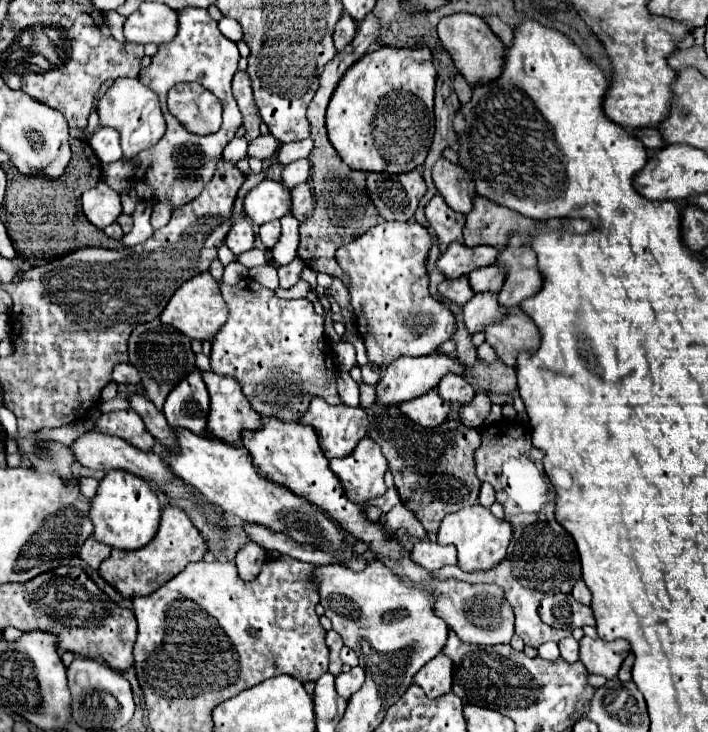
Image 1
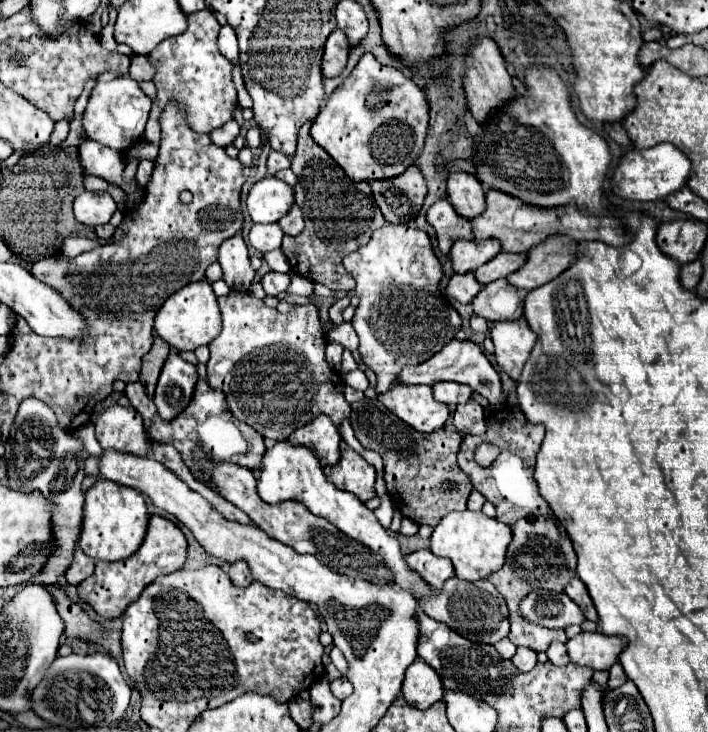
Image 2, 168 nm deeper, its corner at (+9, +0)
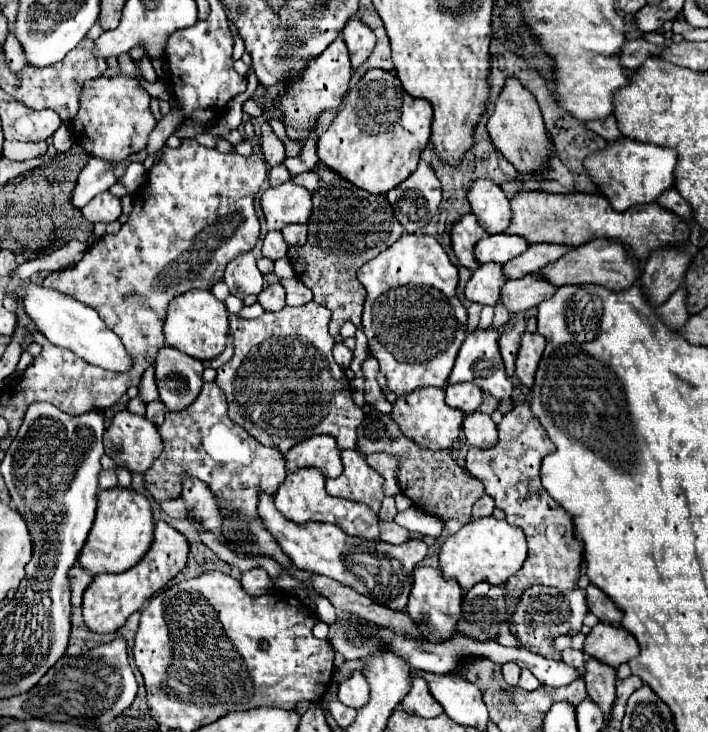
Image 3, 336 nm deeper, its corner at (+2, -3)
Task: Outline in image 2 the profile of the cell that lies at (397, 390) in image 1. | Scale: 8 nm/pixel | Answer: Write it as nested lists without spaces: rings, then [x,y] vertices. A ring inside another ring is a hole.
[[[454,338],[438,354],[434,354],[430,360],[426,360],[426,364],[406,366],[402,370],[398,382],[400,384],[428,384],[428,386],[434,386],[438,382],[458,382],[458,384],[466,384],[474,392],[482,394],[490,402],[490,406],[500,406],[506,402],[506,396],[502,390],[502,380],[500,380],[498,372],[494,370],[494,366],[490,364],[490,360],[482,352],[482,348],[470,340],[456,340]]]

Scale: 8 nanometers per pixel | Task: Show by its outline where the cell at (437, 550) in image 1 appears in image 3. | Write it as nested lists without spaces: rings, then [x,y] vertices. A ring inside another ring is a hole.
[[[417,567],[413,571],[413,589],[407,603],[407,613],[421,627],[421,635],[429,641],[445,641],[455,633],[457,619],[461,617],[461,595],[463,589],[455,579],[445,579],[435,567]]]

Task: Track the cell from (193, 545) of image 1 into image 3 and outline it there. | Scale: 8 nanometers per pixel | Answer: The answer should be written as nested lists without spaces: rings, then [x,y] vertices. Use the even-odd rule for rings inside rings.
[[[159,521],[155,525],[155,539],[147,555],[127,569],[125,573],[103,573],[93,579],[93,583],[85,589],[83,595],[83,619],[85,625],[95,633],[115,633],[125,625],[131,613],[139,611],[141,605],[153,597],[159,589],[163,589],[185,565],[189,555],[189,543],[183,533],[167,525],[165,521]]]

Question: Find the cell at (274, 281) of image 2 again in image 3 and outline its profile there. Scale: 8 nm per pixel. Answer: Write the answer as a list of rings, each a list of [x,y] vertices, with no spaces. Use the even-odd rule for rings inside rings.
[[[277,281],[277,283],[271,283],[269,287],[265,287],[259,295],[257,295],[257,301],[265,307],[265,311],[279,311],[285,307],[285,289],[283,285]]]

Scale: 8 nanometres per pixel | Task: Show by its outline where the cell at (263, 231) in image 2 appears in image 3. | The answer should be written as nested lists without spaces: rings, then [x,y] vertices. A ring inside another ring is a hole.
[[[269,231],[263,239],[263,255],[269,259],[281,259],[287,257],[287,243],[281,235],[281,231]]]

